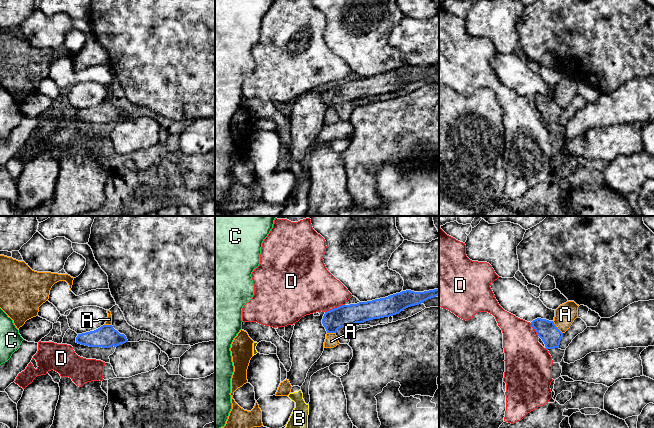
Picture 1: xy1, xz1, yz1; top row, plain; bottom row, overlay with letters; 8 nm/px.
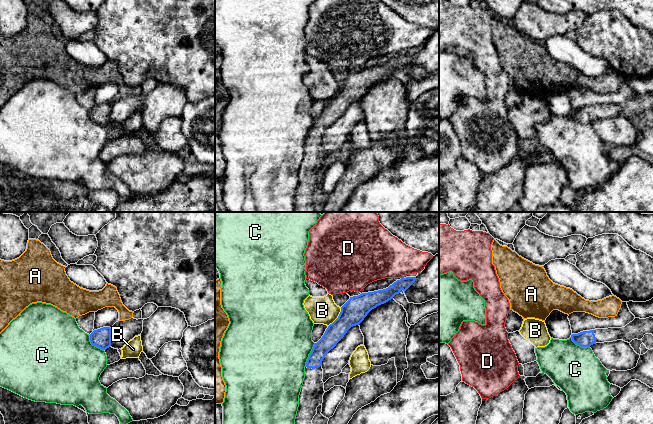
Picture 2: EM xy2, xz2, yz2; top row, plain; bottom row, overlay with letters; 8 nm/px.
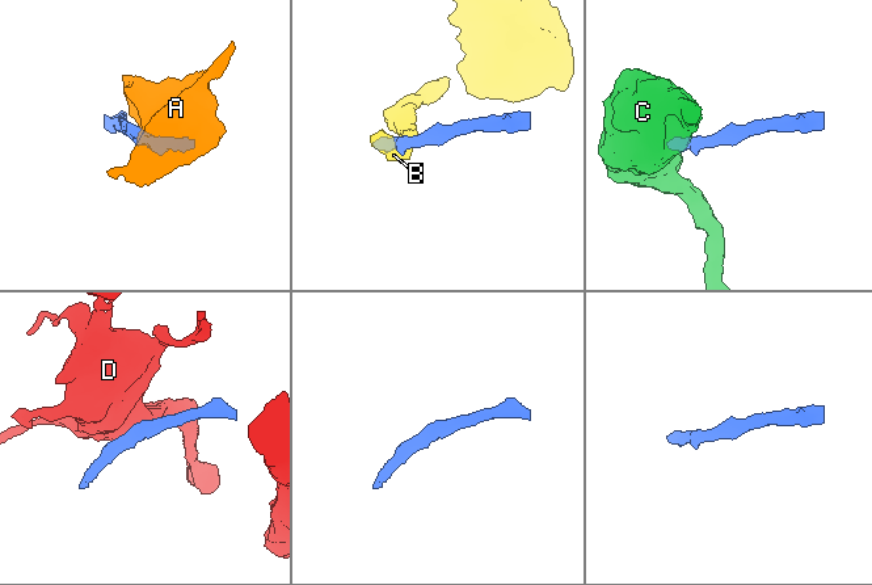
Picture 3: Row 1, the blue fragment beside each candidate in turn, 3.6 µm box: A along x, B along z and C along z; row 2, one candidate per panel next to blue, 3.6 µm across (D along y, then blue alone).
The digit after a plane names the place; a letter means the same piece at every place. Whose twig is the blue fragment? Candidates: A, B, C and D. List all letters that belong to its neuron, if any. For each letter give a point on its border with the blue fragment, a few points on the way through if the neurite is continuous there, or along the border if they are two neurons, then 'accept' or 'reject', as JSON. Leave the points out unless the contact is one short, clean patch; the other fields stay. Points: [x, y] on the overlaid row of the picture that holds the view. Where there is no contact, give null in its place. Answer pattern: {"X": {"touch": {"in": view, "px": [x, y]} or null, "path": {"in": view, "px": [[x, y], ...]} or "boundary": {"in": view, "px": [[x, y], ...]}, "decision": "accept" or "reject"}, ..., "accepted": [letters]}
{"A": {"touch": {"in": "yz1", "px": [556, 327]}, "boundary": {"in": "yz1", "px": [[552, 321], [562, 333]]}, "decision": "reject"}, "B": {"touch": {"in": "xz2", "px": [338, 317]}, "boundary": {"in": "xz2", "px": [[341, 308], [338, 316], [328, 326]]}, "decision": "reject"}, "C": {"touch": {"in": "xz2", "px": [309, 355]}, "boundary": {"in": "xz2", "px": [[315, 343], [304, 366]]}, "decision": "reject"}, "D": {"touch": {"in": "xz1", "px": [334, 308]}, "boundary": {"in": "xz1", "px": [[344, 304], [325, 312]]}, "decision": "reject"}, "accepted": []}

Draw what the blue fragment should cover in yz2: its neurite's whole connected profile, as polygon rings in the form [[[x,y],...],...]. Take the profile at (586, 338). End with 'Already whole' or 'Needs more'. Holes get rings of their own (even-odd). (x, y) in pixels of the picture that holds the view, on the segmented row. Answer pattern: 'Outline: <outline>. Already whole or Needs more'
Outline: [[[653,317],[635,318],[622,328],[595,329],[572,334],[572,341],[581,347],[590,347],[595,343],[623,340],[630,343],[634,339],[642,340],[645,334],[653,335]]]. Needs more

